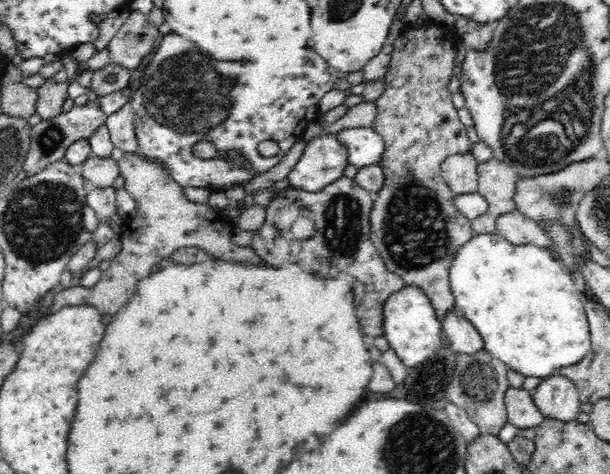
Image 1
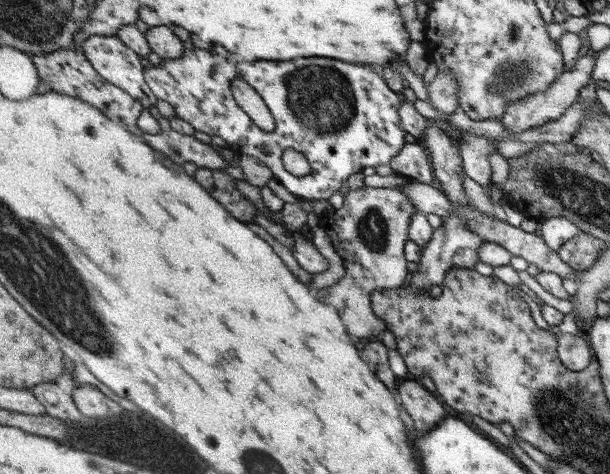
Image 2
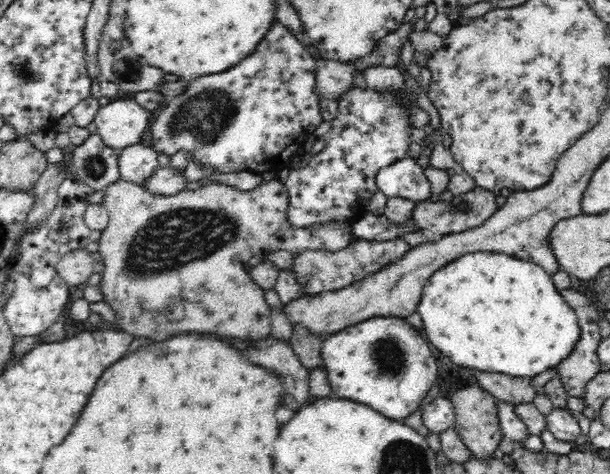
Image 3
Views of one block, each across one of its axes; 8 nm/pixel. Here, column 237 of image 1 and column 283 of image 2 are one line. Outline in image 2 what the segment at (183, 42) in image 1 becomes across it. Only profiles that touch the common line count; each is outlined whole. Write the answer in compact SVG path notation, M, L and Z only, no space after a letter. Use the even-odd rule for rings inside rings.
M213 44L209 50L185 50L181 58L161 60L157 66L147 64L145 78L153 92L175 108L175 116L189 122L197 132L211 138L221 136L235 156L259 158L261 166L269 168L275 180L301 200L329 200L335 192L345 192L345 182L351 174L361 174L363 168L379 164L389 166L407 146L407 132L401 122L403 102L399 94L389 88L385 76L375 74L373 66L347 64L331 58L247 62L221 44ZM329 68L339 74L329 74ZM237 78L245 78L265 98L277 122L275 132L263 132L237 104L233 92L233 80ZM335 88L339 88L339 92ZM263 146L269 148L269 156L263 154ZM285 150L303 152L313 172L307 176L287 172L283 168Z

